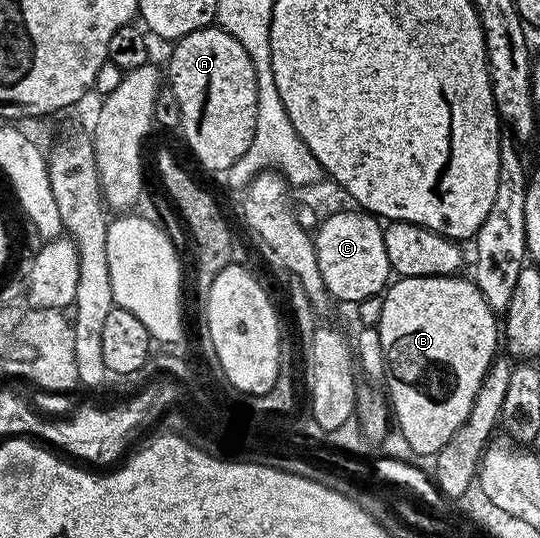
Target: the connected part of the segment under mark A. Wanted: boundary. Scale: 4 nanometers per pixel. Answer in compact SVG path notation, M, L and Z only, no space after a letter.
M220 27L200 29L191 35L181 38L173 46L167 62L167 85L175 91L175 99L181 112L180 132L185 132L185 141L197 161L205 169L214 169L224 174L251 147L255 135L255 115L257 114L257 88L255 87L255 67L247 59L247 51L227 35Z

